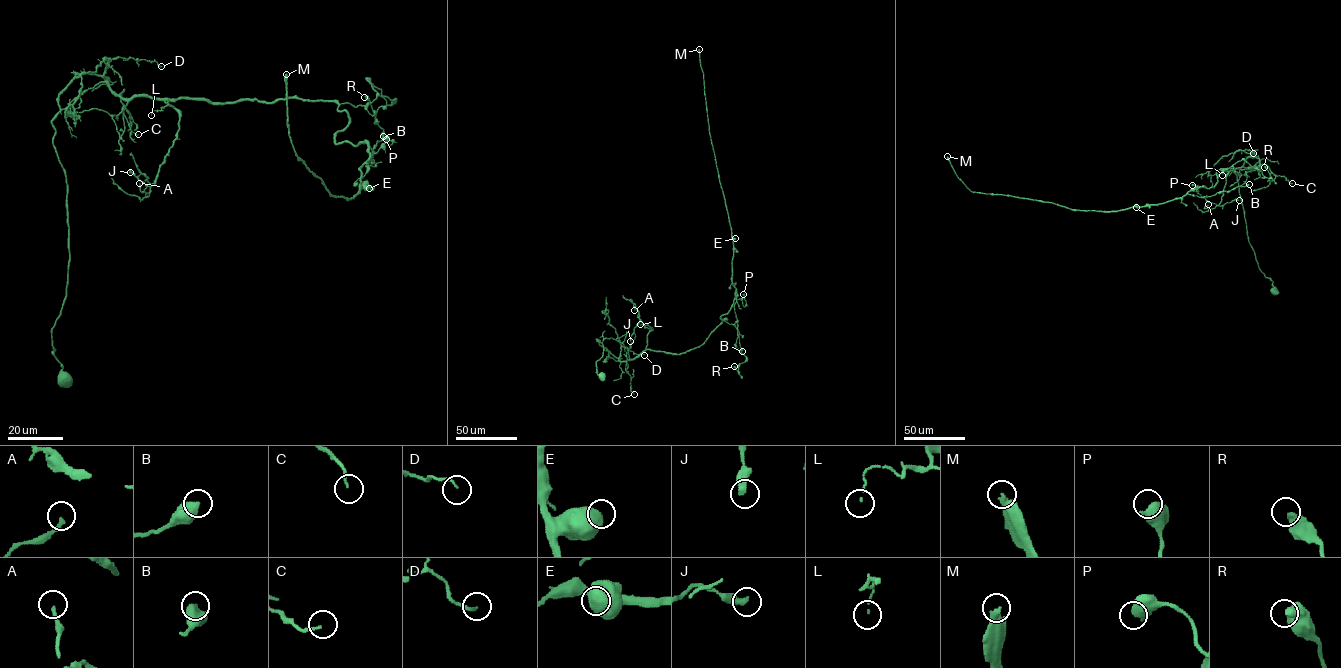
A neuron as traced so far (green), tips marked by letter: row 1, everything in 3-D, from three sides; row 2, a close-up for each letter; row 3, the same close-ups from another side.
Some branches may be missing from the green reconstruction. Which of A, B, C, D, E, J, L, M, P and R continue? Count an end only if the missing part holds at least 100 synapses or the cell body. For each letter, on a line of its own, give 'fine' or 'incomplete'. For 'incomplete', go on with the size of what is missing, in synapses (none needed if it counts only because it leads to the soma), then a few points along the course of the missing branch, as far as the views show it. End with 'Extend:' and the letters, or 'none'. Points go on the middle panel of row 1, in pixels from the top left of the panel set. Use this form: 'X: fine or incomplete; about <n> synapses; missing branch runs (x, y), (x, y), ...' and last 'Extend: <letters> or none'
A: fine
B: fine
C: fine
D: fine
E: fine
J: fine
L: fine
M: incomplete; about 250 synapses
P: fine
R: fine
Extend: M

